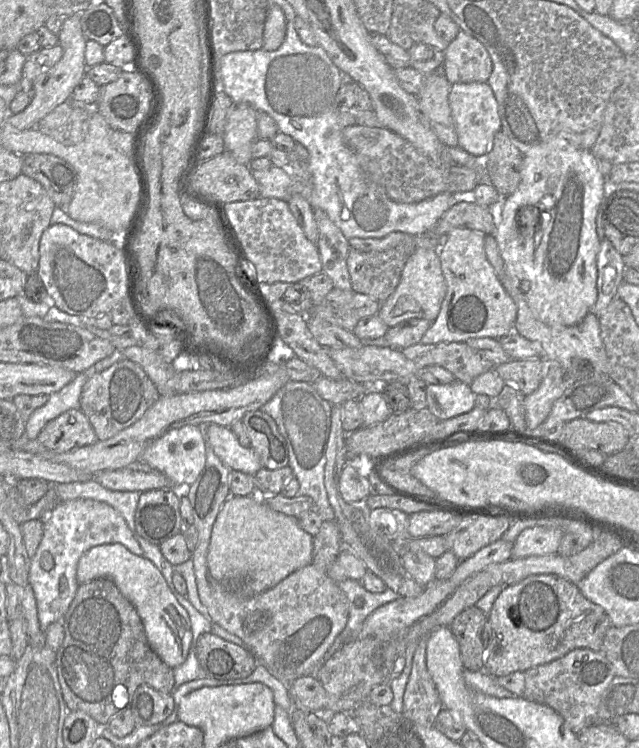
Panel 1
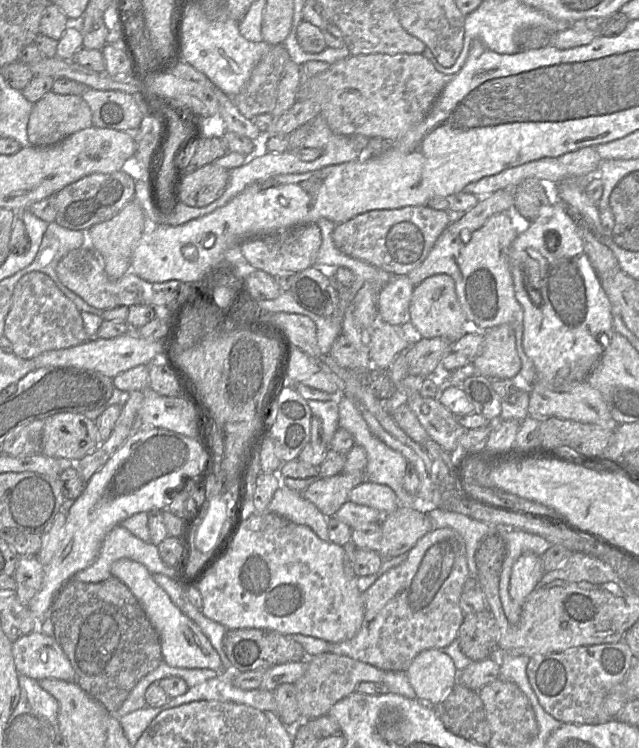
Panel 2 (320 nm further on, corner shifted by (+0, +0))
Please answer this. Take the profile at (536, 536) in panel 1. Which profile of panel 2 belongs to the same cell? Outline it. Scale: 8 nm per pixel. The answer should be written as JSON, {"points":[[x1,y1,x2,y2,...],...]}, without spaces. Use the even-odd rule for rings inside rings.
{"points":[[531,552,523,553,511,571,509,594,514,602,522,607,544,573,541,557]]}

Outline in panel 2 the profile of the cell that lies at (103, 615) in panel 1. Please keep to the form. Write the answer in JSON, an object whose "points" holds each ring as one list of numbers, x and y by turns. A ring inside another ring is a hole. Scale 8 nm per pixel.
{"points":[[115,577,98,583,70,579,55,596,49,617,54,626,53,637,74,669,75,682,110,714,115,714,137,683,163,661,156,629,130,589]]}

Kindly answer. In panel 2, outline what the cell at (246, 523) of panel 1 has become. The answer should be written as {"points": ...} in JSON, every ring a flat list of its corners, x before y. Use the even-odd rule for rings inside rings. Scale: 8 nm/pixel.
{"points":[[288,487,277,489,267,511,277,514,295,524,310,527,323,541,330,541,328,535,327,517,301,493]]}

